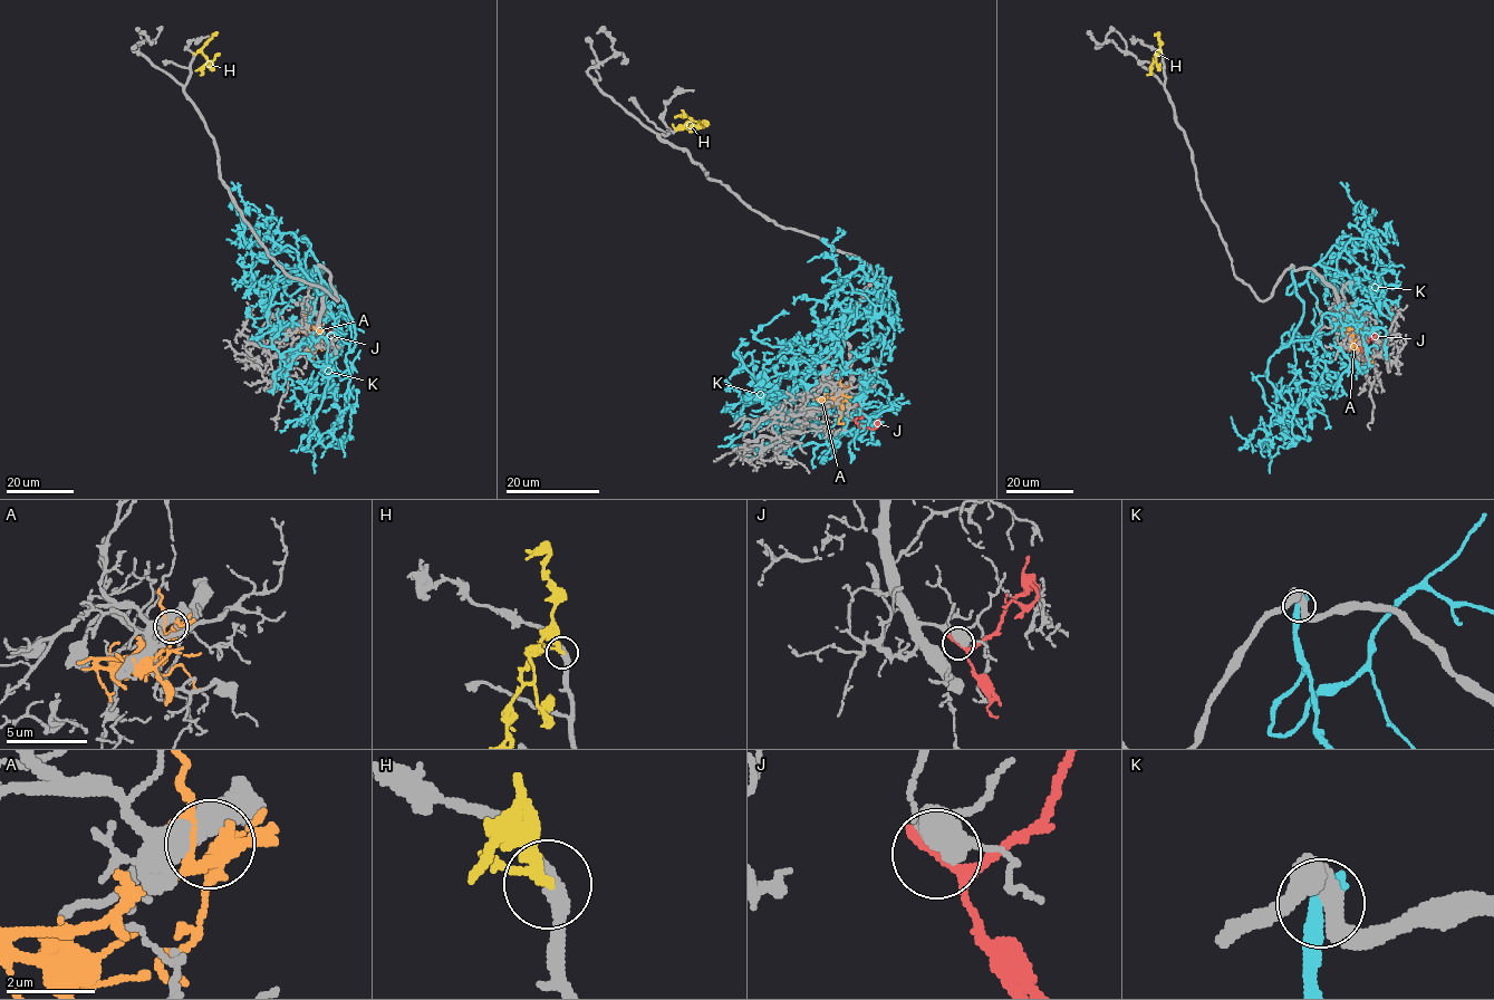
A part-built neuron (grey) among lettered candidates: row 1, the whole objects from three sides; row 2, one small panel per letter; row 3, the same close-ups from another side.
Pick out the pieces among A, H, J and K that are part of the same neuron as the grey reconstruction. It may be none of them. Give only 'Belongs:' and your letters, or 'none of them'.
Belongs: H

